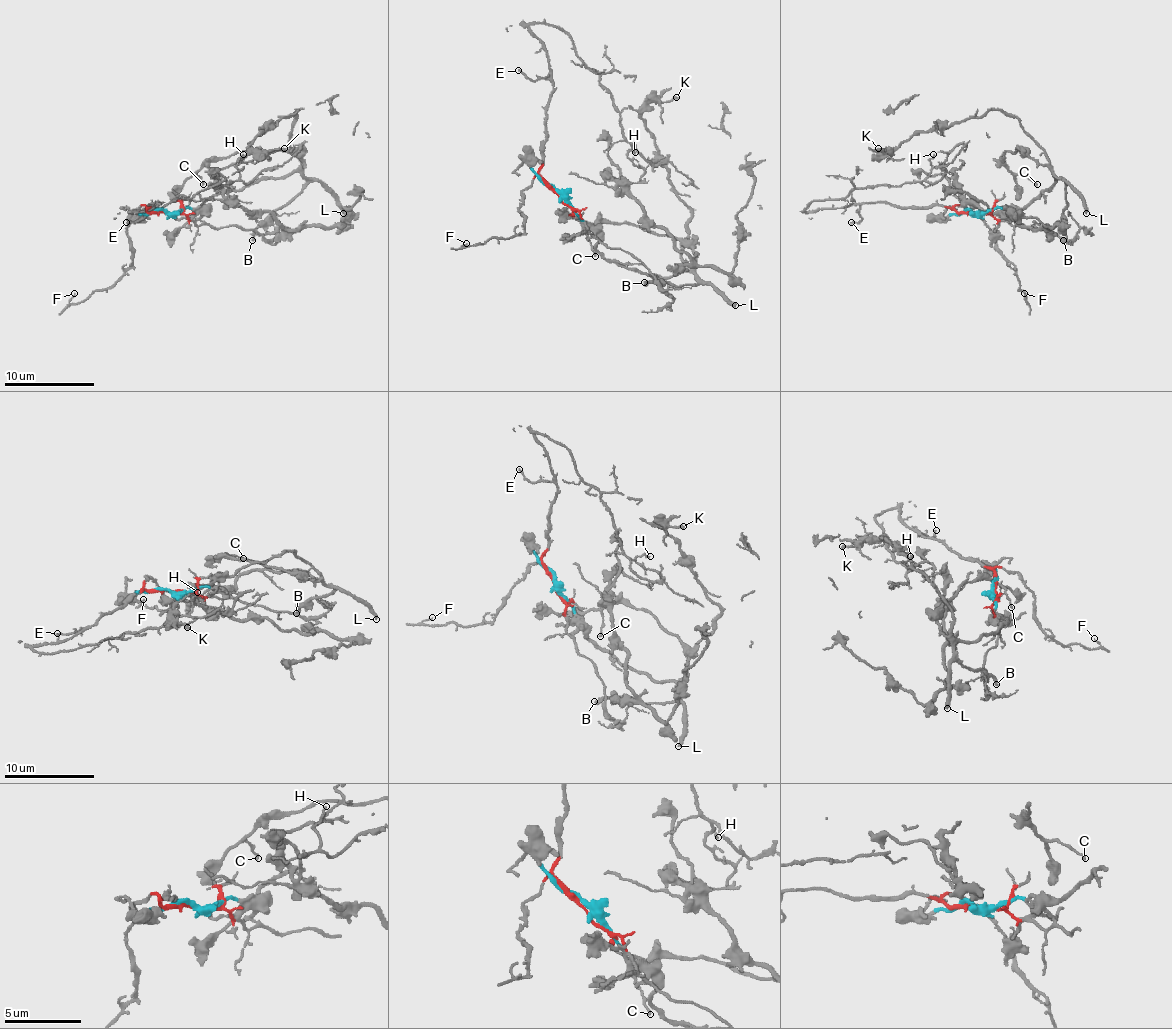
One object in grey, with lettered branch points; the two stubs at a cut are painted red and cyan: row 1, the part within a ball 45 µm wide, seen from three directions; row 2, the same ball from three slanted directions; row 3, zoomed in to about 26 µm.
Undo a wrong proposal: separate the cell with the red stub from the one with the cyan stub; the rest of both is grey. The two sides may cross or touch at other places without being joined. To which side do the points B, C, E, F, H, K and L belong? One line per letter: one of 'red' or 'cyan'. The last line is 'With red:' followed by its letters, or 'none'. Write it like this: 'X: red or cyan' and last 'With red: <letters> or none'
B: cyan
C: cyan
E: red
F: red
H: red
K: cyan
L: cyan
With red: E, F, H

